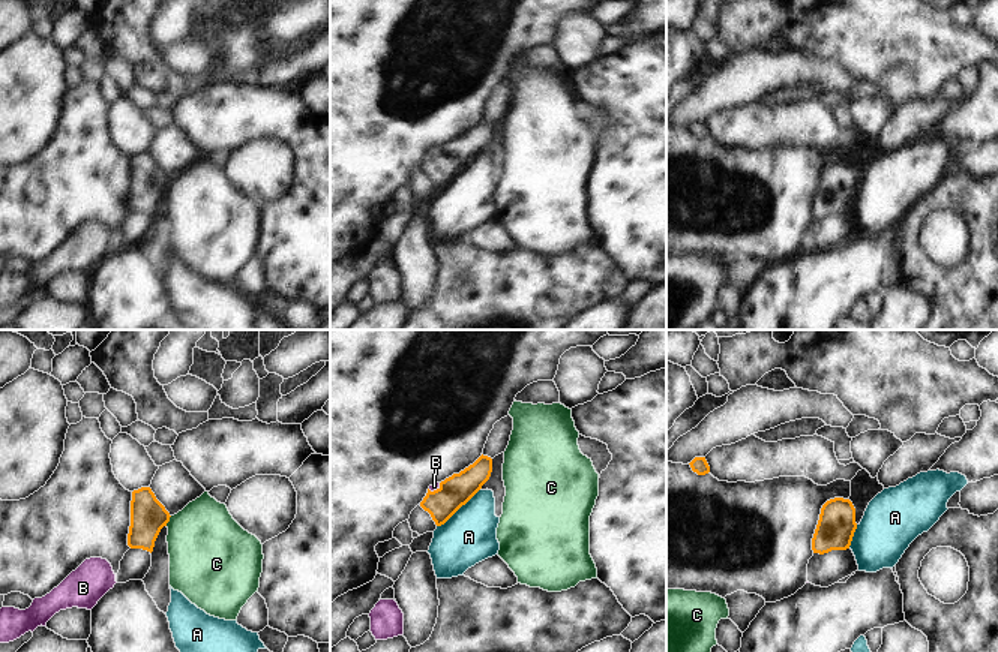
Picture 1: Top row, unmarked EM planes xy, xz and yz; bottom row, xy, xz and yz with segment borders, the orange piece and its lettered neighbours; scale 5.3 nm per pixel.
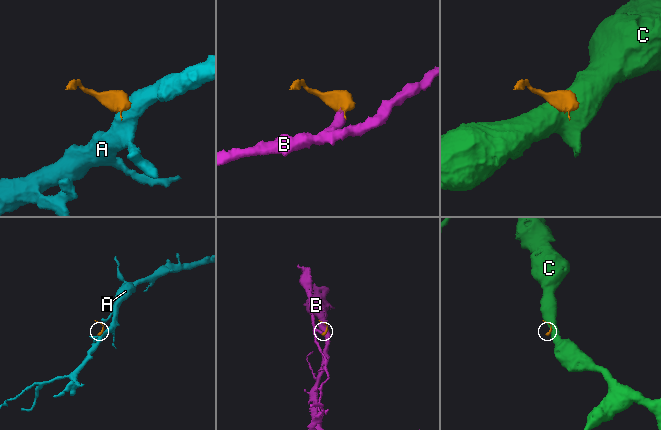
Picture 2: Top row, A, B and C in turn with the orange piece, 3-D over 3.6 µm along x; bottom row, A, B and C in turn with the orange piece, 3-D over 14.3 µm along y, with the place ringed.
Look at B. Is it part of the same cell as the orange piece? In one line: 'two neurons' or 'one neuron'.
one neuron

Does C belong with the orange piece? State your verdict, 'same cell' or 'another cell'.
another cell

